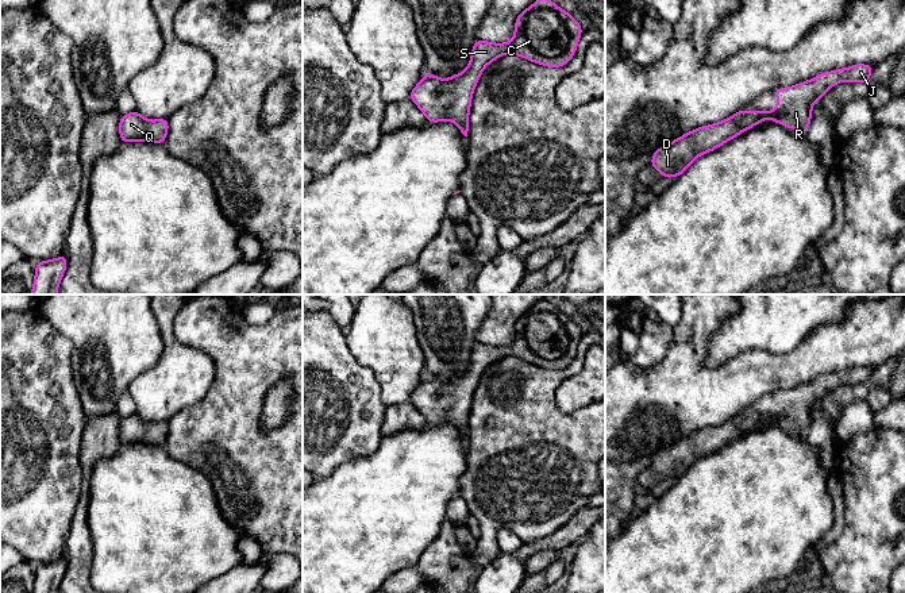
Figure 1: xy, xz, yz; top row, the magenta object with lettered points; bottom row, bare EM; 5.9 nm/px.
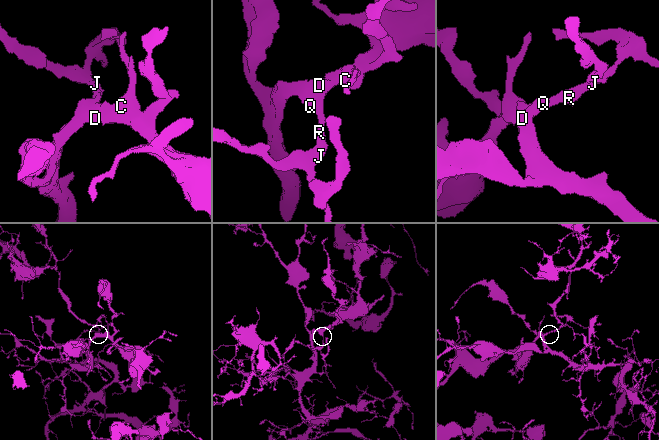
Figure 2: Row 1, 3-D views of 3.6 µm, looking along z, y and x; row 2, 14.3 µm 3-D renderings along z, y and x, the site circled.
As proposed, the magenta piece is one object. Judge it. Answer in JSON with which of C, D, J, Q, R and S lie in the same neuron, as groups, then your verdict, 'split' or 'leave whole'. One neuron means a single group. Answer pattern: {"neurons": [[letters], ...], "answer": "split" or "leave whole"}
{"neurons": [["C", "D", "J", "Q", "R", "S"]], "answer": "leave whole"}

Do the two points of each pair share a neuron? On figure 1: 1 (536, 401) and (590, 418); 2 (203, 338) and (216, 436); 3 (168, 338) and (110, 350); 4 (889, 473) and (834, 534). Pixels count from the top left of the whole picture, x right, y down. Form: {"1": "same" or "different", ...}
{"1": "same", "2": "same", "3": "different", "4": "different"}

